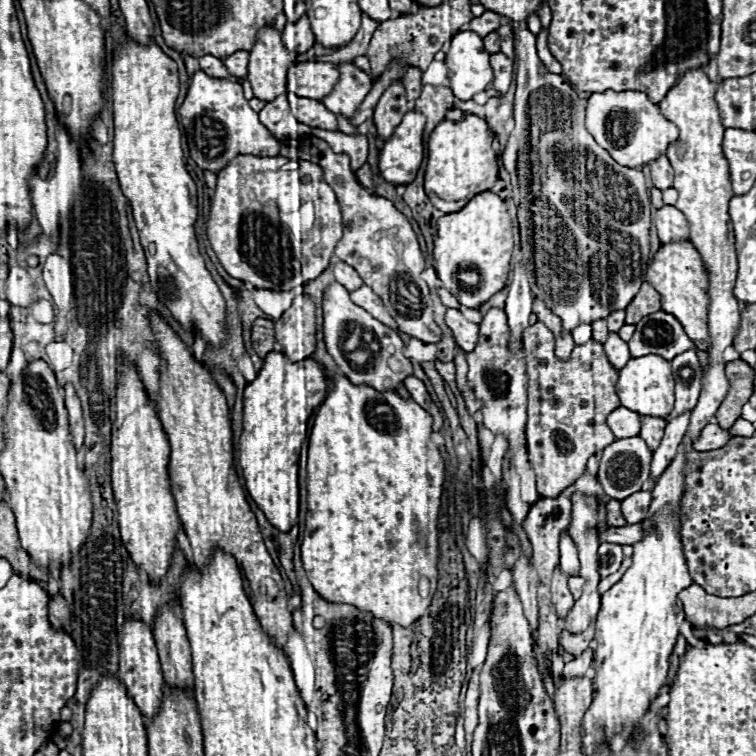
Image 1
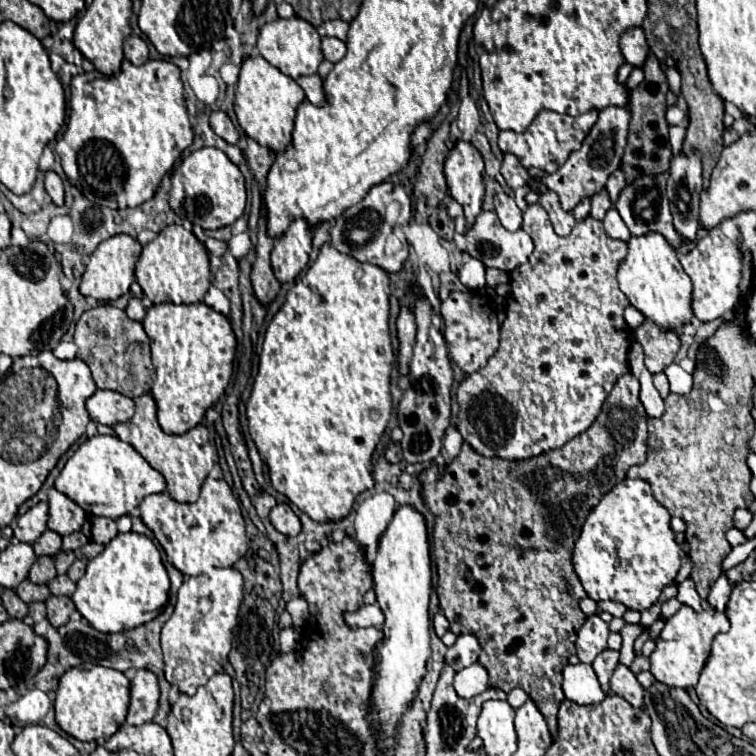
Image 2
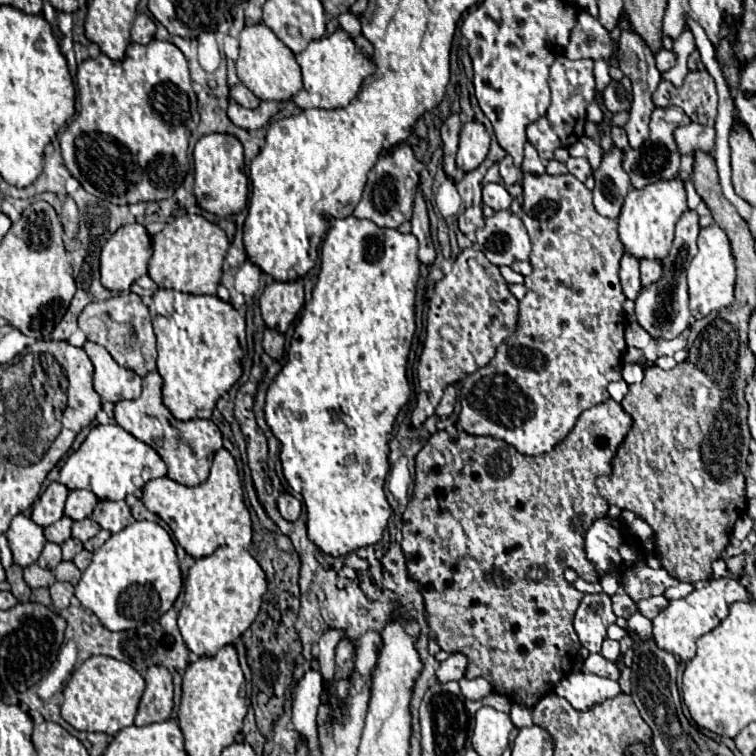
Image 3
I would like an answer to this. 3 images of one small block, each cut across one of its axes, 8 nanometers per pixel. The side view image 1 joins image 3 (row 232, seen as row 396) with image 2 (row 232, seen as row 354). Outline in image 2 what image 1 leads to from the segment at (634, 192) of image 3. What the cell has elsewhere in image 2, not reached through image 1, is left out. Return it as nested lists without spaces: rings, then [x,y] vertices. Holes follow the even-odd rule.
[[[650,232],[650,234],[642,234],[642,236],[632,236],[628,240],[628,254],[618,266],[618,282],[620,282],[620,290],[626,294],[630,304],[636,306],[648,320],[656,322],[662,330],[678,330],[680,326],[690,322],[690,318],[692,318],[692,308],[690,308],[692,282],[690,282],[688,274],[682,270],[676,250],[666,242],[666,238],[662,238],[662,234]]]

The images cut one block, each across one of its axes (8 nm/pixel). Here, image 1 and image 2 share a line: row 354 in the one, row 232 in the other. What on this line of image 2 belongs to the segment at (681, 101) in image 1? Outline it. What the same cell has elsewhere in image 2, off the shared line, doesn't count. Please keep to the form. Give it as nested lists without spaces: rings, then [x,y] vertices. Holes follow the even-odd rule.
[[[710,228],[708,234],[698,240],[694,250],[688,254],[680,254],[680,264],[684,272],[692,280],[692,312],[700,322],[710,322],[726,312],[730,312],[738,302],[738,284],[742,278],[742,262],[740,262],[740,248],[736,242],[726,238],[720,228]]]

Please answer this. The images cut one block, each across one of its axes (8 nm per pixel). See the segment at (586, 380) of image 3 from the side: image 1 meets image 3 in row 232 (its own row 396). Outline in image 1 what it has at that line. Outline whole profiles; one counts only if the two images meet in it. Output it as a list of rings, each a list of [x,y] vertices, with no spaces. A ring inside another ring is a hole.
[[[540,320],[524,332],[528,372],[526,442],[532,454],[538,494],[550,498],[560,496],[574,484],[586,470],[588,458],[616,440],[606,424],[606,416],[620,406],[614,392],[618,370],[610,364],[604,346],[596,340],[588,340],[582,346],[574,346],[570,360],[558,360],[554,340],[552,330]]]

